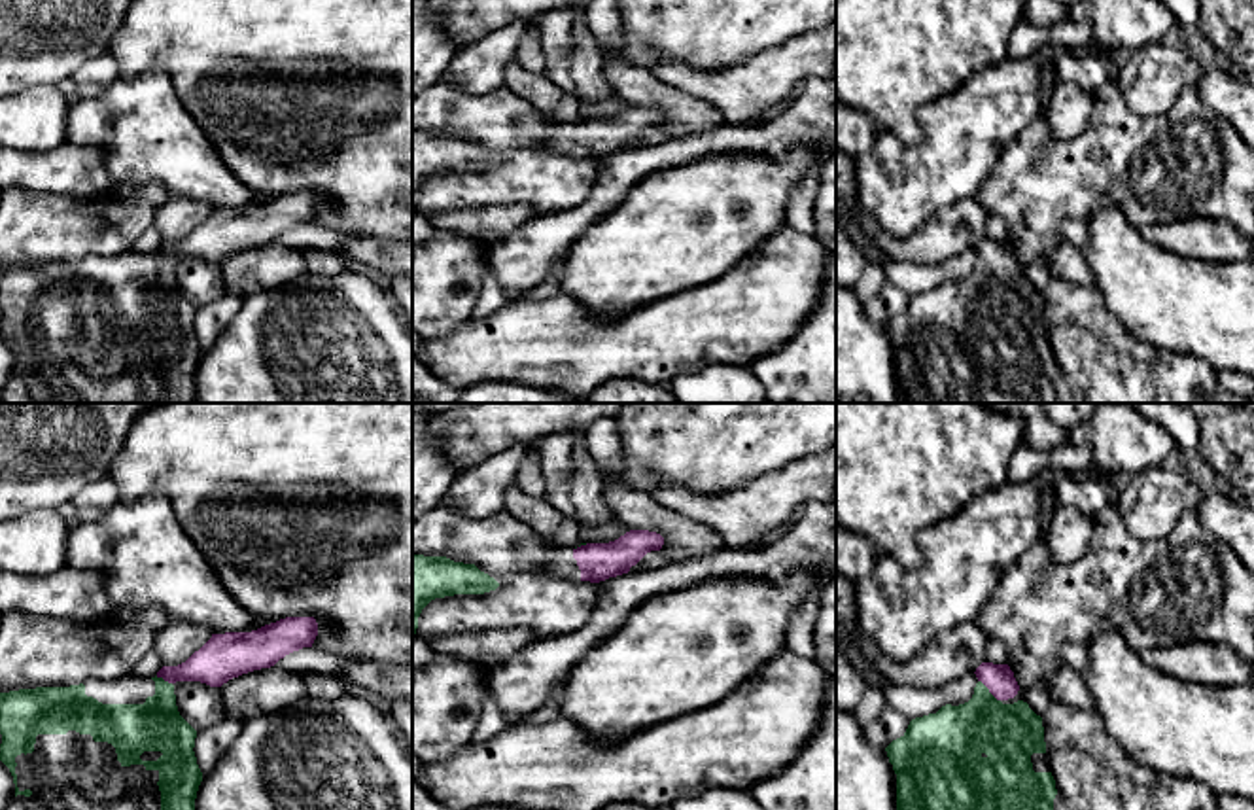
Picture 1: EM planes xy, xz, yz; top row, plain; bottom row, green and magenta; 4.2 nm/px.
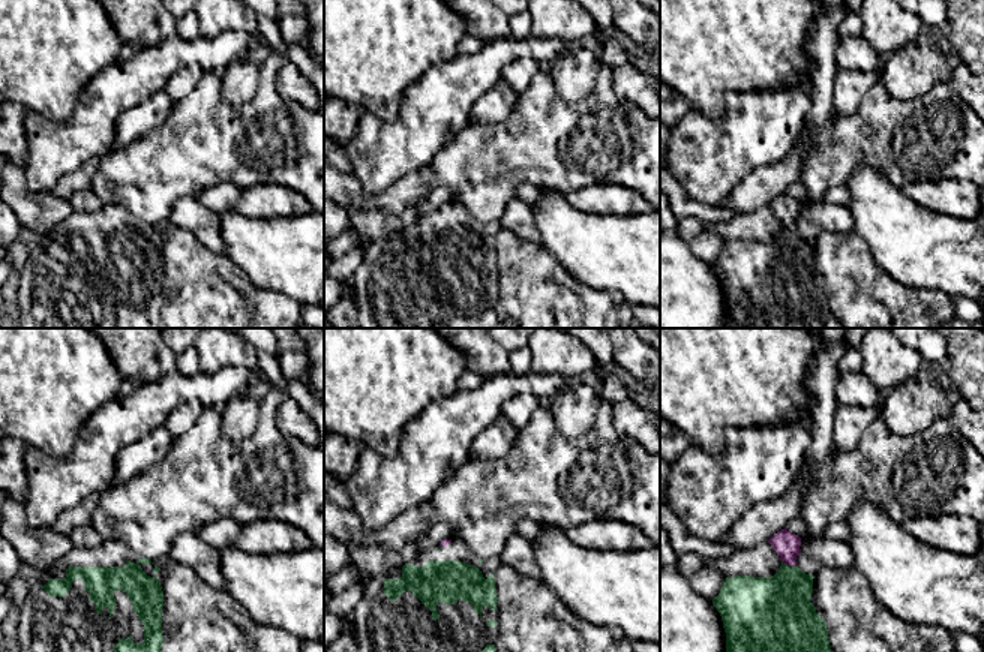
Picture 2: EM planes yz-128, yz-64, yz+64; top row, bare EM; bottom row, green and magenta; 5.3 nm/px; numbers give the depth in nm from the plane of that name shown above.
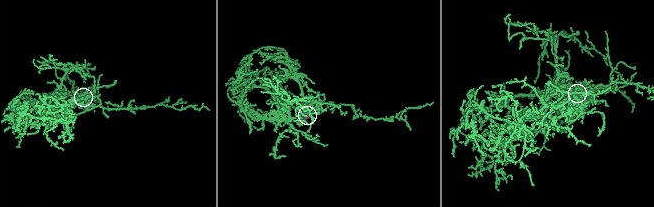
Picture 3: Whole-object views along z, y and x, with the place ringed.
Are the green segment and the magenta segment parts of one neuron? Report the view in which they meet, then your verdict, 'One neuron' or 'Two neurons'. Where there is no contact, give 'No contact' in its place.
Touches green in yz. One neuron

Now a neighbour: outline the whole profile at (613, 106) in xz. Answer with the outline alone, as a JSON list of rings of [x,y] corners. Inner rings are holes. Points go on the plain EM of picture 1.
[[[618,95],[601,104],[584,104],[583,100],[579,100],[579,104],[583,119],[609,119],[630,108],[630,104]]]

